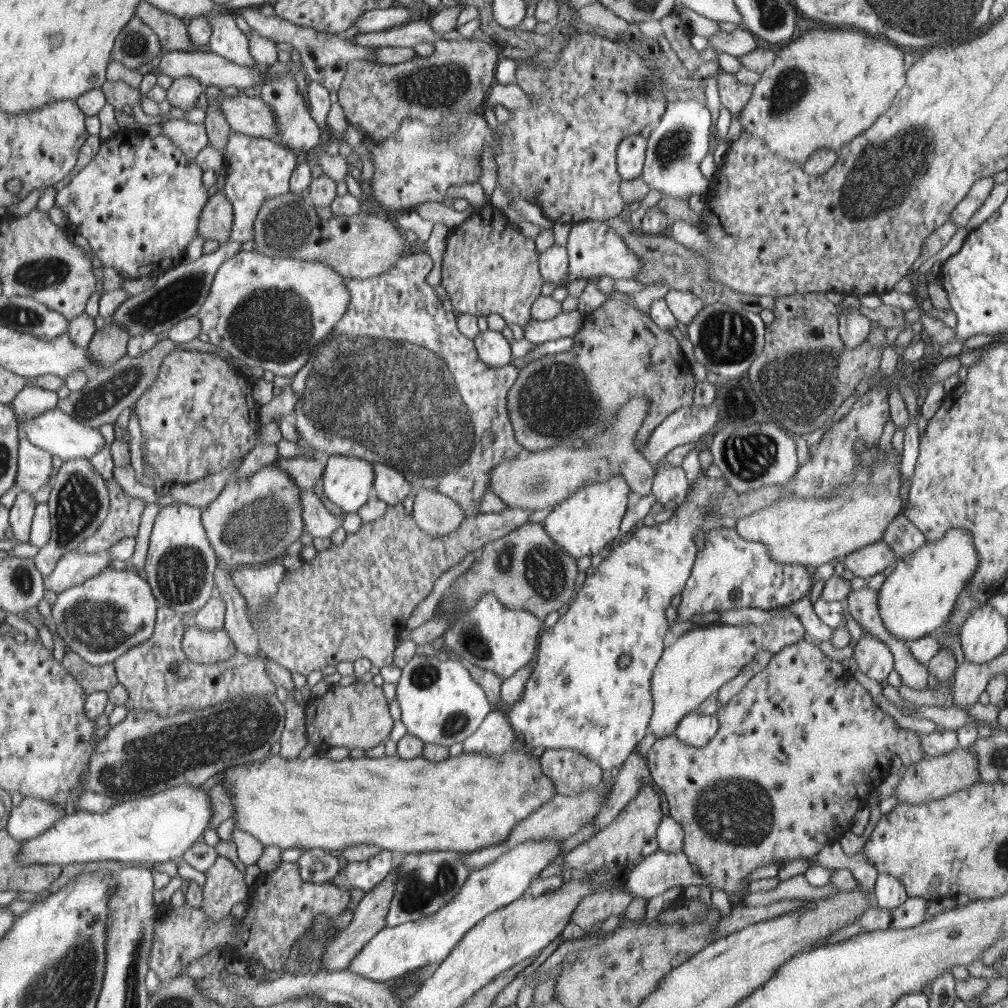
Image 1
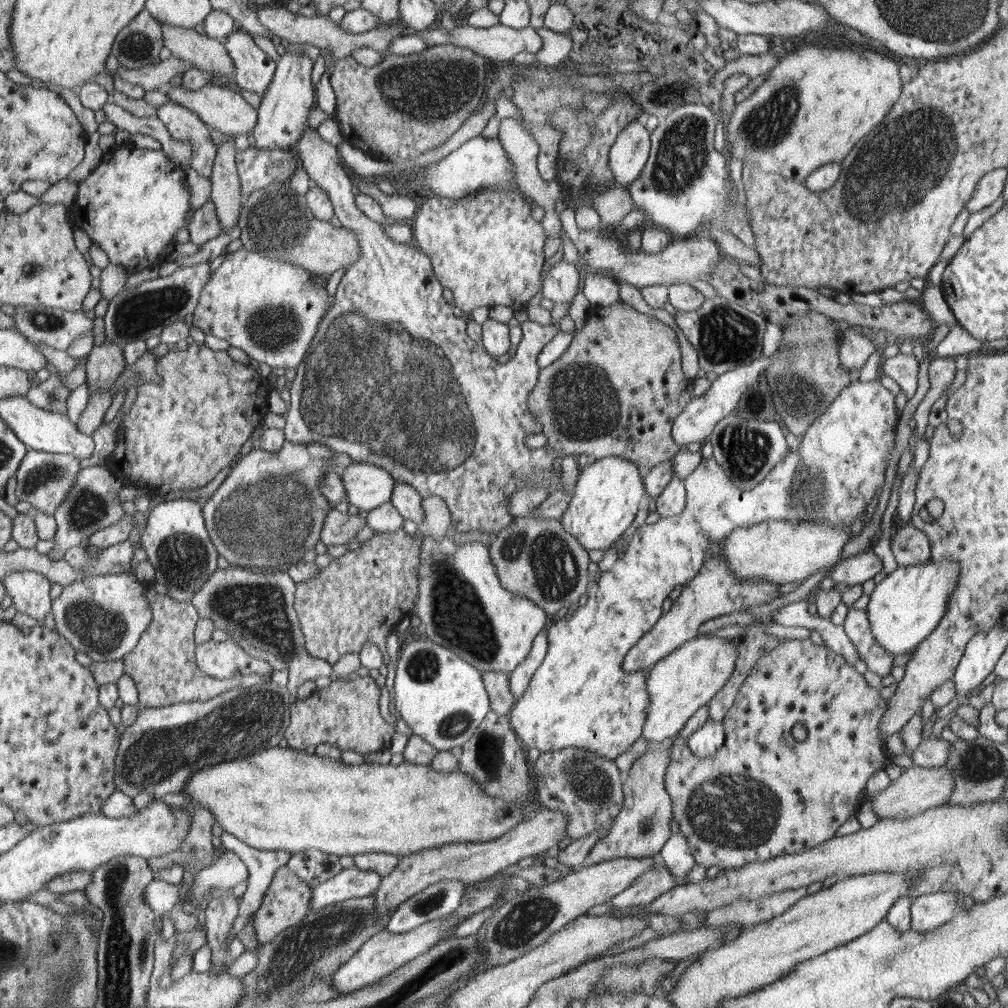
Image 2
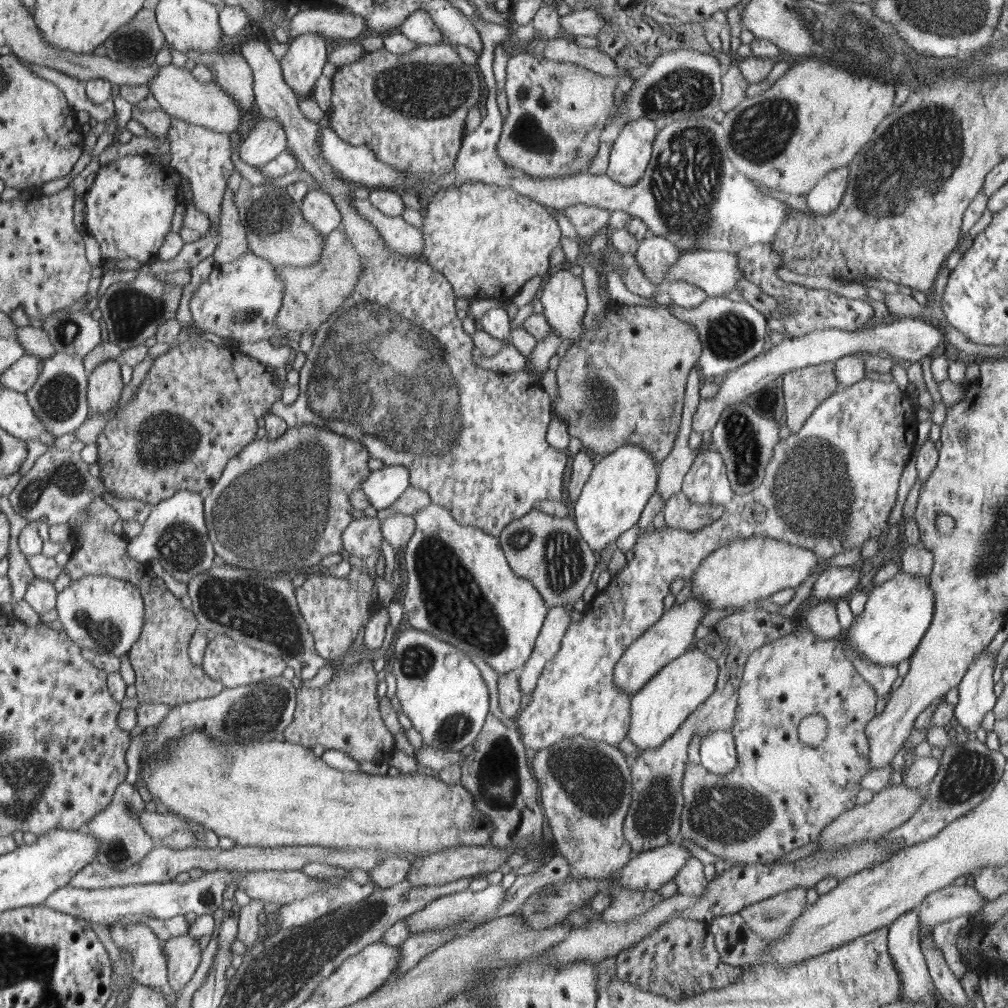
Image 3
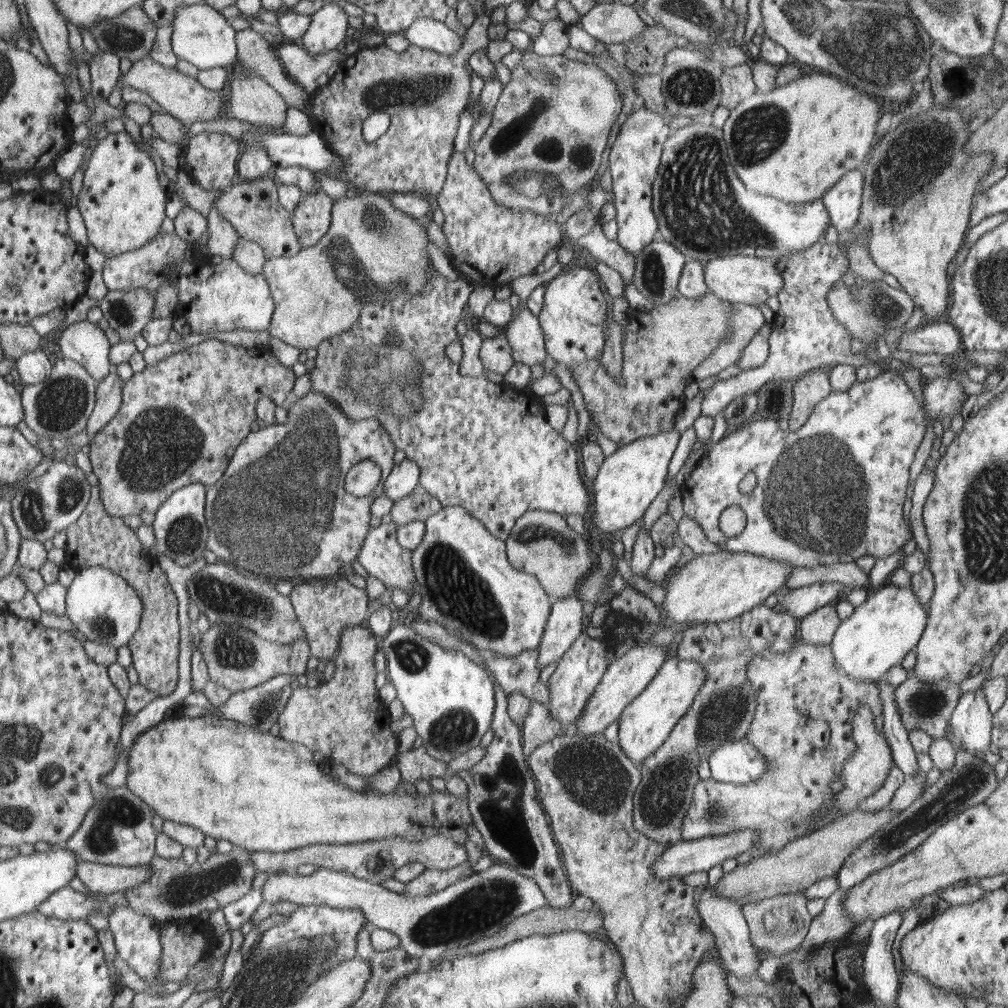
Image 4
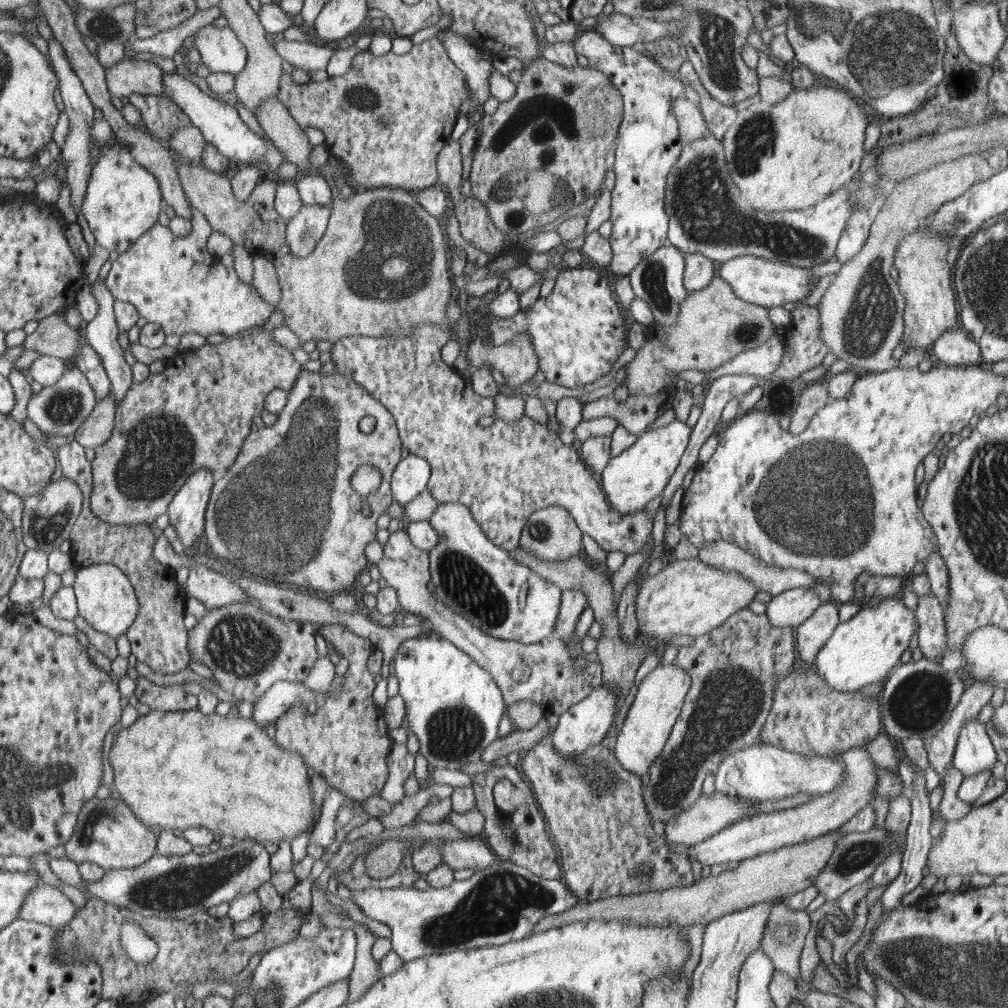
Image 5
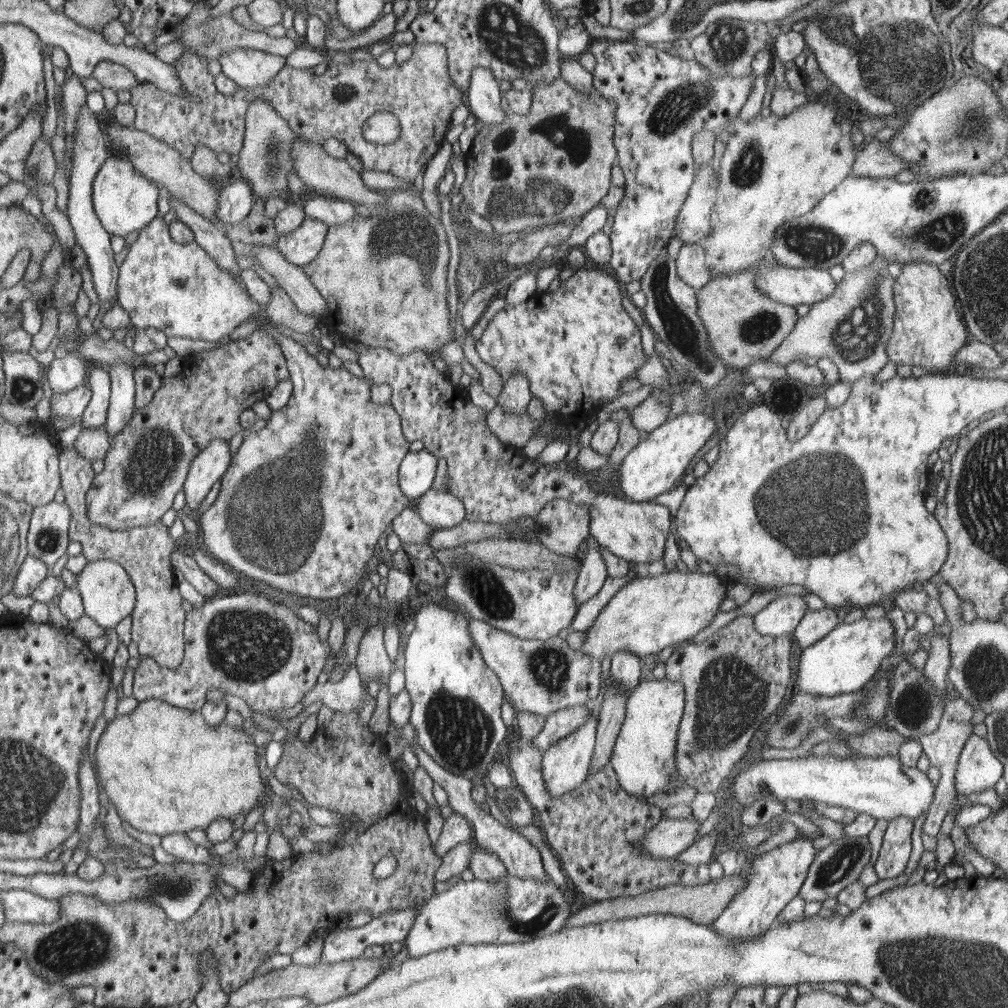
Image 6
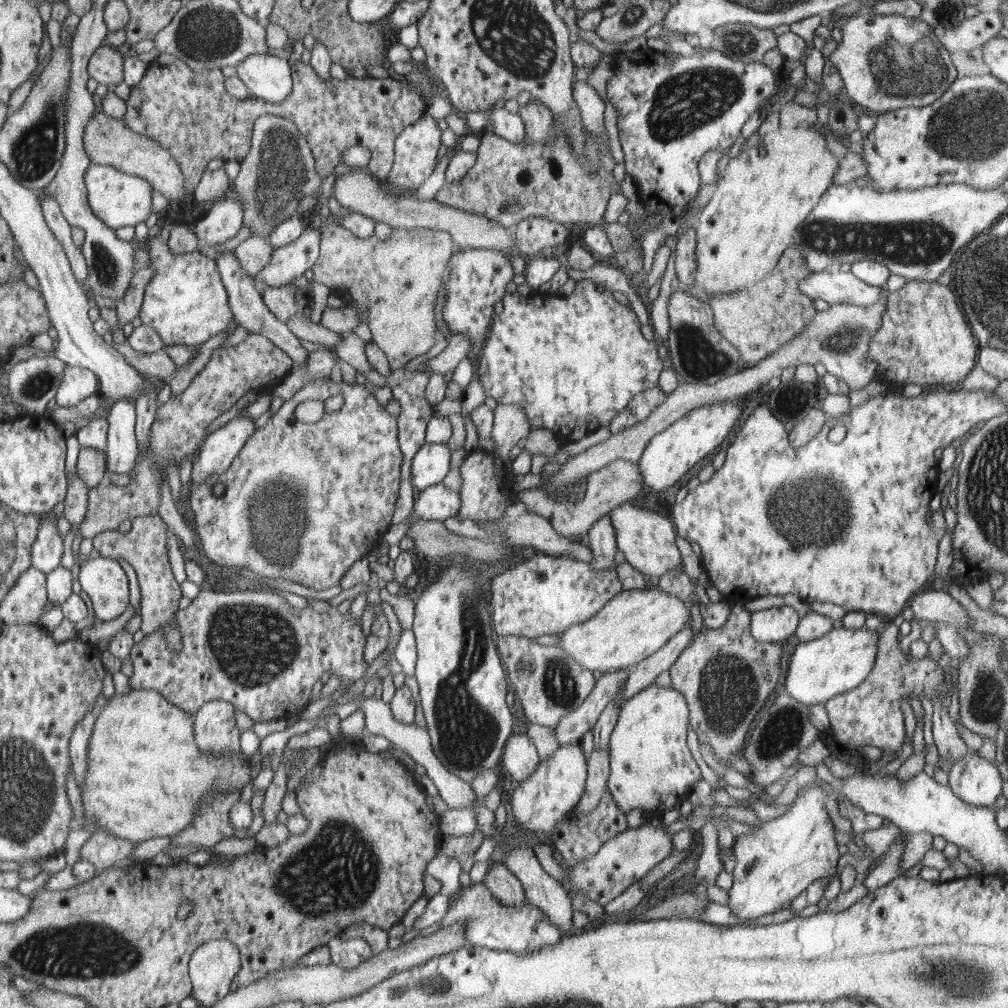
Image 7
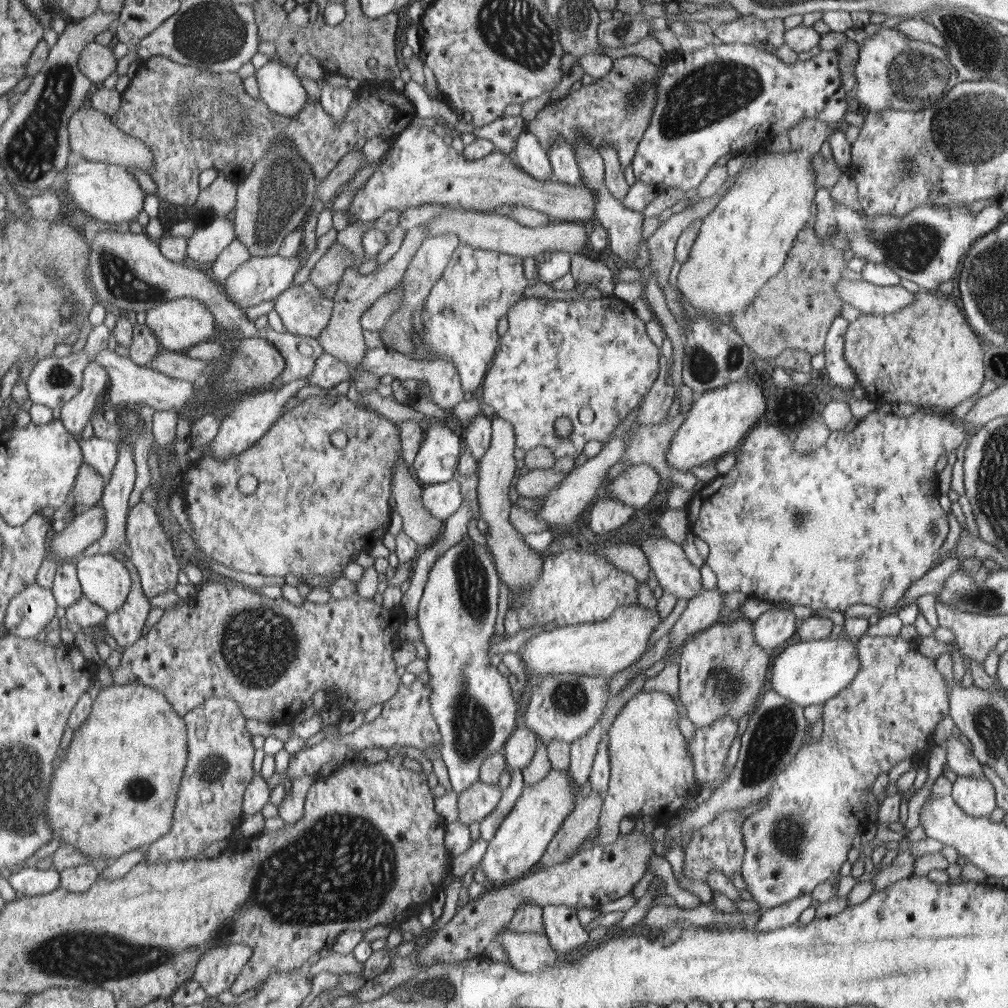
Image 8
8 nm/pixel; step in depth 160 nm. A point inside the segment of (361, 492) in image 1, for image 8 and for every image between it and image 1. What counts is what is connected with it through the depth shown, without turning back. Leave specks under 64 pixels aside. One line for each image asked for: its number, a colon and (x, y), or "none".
2: (367, 486)
3: (383, 488)
4: (404, 477)
5: (411, 478)
6: (418, 470)
7: (431, 464)
8: (436, 462)

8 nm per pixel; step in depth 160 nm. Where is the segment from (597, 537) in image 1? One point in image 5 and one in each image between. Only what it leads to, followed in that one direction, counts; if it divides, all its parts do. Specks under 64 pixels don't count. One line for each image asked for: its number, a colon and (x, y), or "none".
2: (608, 494)
3: (621, 484)
4: (629, 480)
5: (641, 473)

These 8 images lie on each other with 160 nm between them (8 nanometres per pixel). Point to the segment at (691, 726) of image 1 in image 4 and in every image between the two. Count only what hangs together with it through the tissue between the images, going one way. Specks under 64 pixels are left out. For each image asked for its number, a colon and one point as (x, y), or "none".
2: (706, 741)
3: (718, 752)
4: (739, 762)

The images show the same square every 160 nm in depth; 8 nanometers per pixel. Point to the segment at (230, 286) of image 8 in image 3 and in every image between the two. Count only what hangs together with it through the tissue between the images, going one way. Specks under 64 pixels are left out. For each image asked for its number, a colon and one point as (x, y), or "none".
3: (319, 209)
4: (312, 220)
5: (303, 232)
6: (300, 247)
7: (291, 261)

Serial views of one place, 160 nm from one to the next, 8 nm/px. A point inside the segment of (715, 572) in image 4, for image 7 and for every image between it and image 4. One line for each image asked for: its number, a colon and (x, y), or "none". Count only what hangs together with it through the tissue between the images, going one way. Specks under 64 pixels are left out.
5: (686, 598)
6: (648, 614)
7: (636, 623)

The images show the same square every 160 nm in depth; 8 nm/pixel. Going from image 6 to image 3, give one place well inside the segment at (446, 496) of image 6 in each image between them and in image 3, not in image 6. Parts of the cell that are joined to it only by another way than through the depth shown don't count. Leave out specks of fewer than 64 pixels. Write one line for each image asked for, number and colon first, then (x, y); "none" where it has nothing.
3: (460, 588)
4: (467, 584)
5: (475, 578)

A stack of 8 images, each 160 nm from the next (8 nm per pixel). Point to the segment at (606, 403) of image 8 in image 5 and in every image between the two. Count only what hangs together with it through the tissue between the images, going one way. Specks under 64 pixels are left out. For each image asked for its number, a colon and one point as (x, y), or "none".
5: (578, 331)
6: (566, 342)
7: (573, 362)

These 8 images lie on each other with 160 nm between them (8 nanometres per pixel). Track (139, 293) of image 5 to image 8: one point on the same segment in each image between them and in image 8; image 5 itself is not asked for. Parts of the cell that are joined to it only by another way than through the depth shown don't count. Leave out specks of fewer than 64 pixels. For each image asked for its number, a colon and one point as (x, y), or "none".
6: (180, 289)
7: (186, 302)
8: (183, 322)

